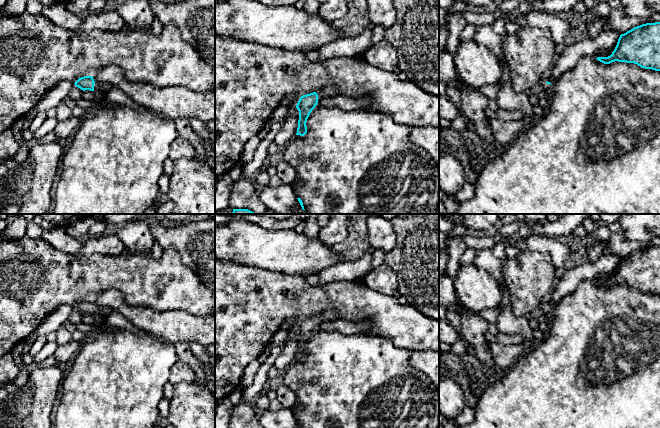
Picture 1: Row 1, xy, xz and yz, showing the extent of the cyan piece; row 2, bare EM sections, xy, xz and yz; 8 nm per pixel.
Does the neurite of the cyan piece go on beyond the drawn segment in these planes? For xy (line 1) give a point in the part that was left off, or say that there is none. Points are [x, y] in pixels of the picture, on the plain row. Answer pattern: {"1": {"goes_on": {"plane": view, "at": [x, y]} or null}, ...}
{"1": {"goes_on": {"plane": "xy", "at": [99, 311]}}}

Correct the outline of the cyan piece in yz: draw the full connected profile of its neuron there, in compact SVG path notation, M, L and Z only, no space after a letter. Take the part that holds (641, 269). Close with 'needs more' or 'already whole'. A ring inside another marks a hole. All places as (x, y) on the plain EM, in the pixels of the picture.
M660 246L642 248L621 258L611 279L596 283L604 288L626 286L660 295Z; already whole

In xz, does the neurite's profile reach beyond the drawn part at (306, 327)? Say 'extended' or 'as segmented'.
extended

